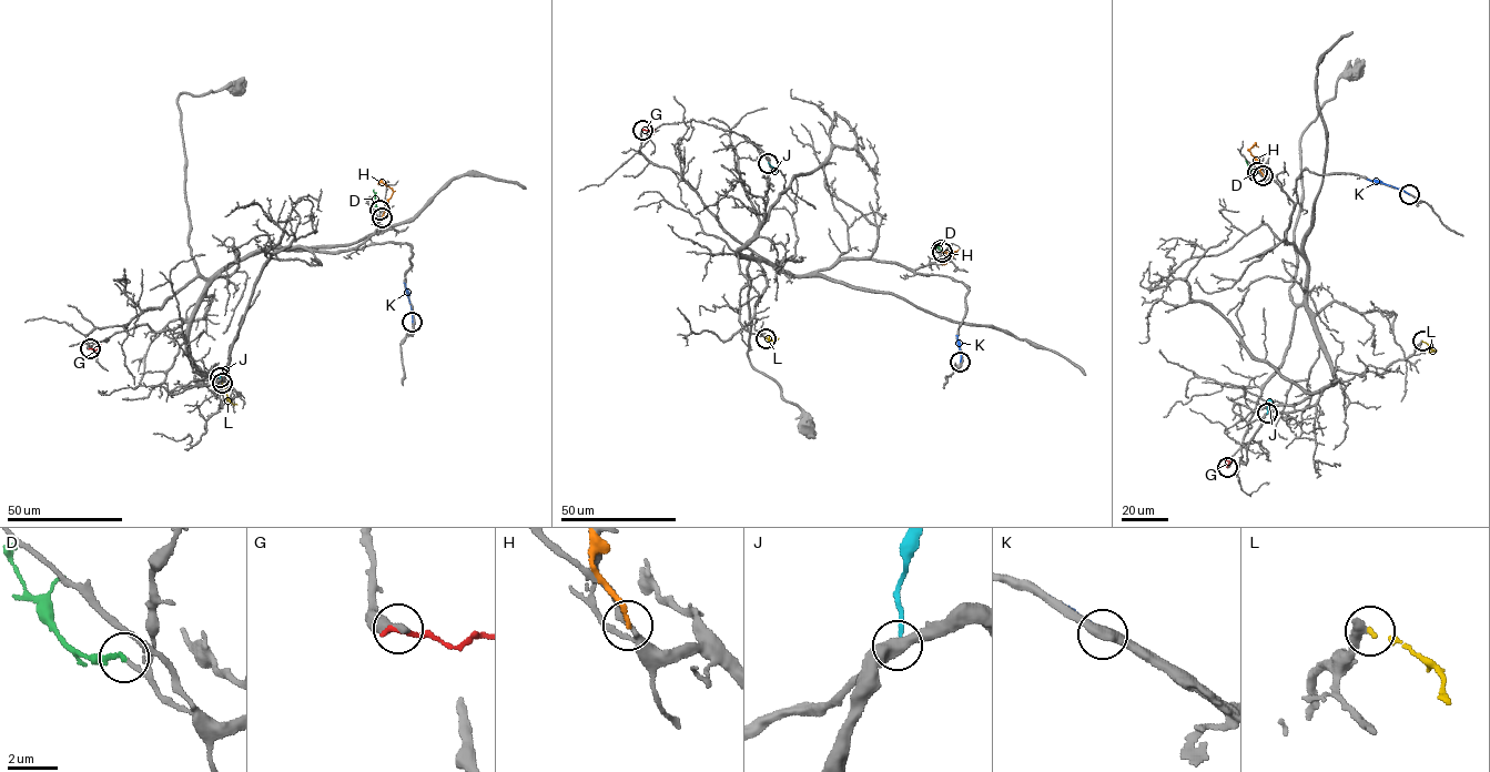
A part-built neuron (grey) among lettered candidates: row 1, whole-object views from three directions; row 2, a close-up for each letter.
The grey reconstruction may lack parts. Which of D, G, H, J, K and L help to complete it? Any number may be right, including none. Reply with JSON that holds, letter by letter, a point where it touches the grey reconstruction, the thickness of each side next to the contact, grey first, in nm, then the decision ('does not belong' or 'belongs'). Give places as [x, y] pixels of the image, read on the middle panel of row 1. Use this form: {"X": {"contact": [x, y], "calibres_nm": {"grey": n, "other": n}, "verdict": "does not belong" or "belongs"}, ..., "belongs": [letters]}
{"D": {"contact": [941, 250], "calibres_nm": {"grey": 140, "other": 180}, "verdict": "belongs"}, "G": {"contact": [642, 130], "calibres_nm": {"grey": 400, "other": 240}, "verdict": "does not belong"}, "H": {"contact": [942, 252], "calibres_nm": {"grey": 200, "other": 190}, "verdict": "does not belong"}, "J": {"contact": [768, 163], "calibres_nm": {"grey": 480, "other": 150}, "verdict": "does not belong"}, "K": {"contact": [960, 362], "calibres_nm": {"grey": 400, "other": 180}, "verdict": "does not belong"}, "L": {"contact": [766, 338], "calibres_nm": {"grey": 460, "other": 150}, "verdict": "does not belong"}, "belongs": ["D"]}

